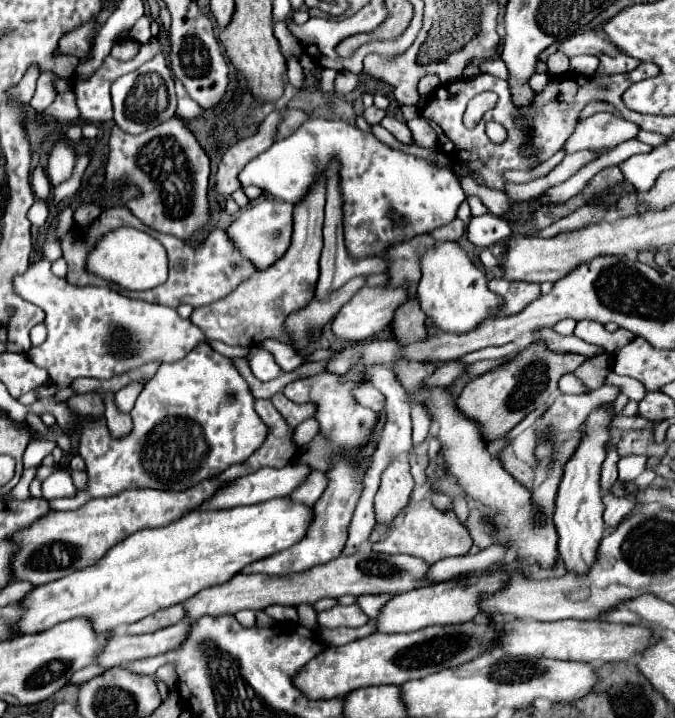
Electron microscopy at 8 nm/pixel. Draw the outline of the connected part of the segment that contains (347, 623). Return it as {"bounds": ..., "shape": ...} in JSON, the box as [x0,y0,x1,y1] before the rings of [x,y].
{"bounds":[317,605,369,629],"shape":[[[337,605],[333,609],[321,611],[317,615],[317,623],[325,629],[337,627],[361,627],[369,621],[369,617],[361,611],[359,605]]]}

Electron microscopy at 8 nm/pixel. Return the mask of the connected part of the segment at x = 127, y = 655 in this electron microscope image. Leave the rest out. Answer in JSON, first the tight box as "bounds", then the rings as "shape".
{"bounds":[99,619,191,667],"shape":[[[183,619],[177,625],[165,627],[161,631],[149,635],[111,635],[105,651],[99,657],[101,667],[115,667],[123,661],[137,661],[145,657],[155,657],[165,651],[173,651],[181,639],[185,639],[185,631],[189,631],[191,619]]]}

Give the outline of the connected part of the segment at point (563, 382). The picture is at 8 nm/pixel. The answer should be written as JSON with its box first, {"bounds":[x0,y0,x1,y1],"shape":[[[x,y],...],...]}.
{"bounds":[559,373,589,395],"shape":[[[567,373],[567,375],[563,375],[561,379],[559,379],[559,391],[561,393],[577,393],[577,395],[581,395],[581,393],[589,393],[589,389],[583,385],[583,381],[579,379],[579,377],[575,377],[573,373]]]}

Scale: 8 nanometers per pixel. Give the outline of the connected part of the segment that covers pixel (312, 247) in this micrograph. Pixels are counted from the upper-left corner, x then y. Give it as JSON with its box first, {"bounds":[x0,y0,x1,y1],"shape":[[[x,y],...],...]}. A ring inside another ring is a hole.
{"bounds":[191,183,325,347],"shape":[[[317,183],[309,195],[295,205],[293,211],[293,239],[289,251],[265,271],[257,271],[251,279],[241,283],[233,293],[219,299],[213,305],[197,307],[191,321],[209,337],[223,341],[231,347],[253,347],[267,339],[275,339],[291,345],[291,335],[285,329],[289,313],[307,307],[315,295],[319,279],[319,255],[323,249],[323,207],[325,207],[325,185]]]}

